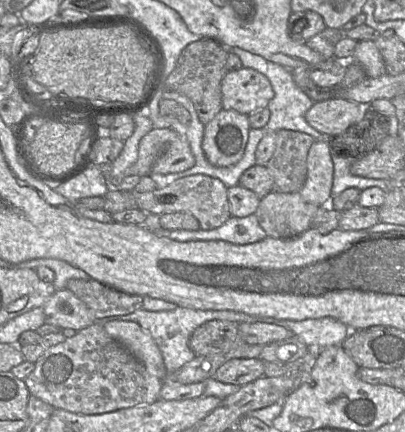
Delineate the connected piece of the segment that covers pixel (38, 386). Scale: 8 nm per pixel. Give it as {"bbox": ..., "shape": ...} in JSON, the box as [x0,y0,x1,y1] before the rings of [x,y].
{"bbox":[24,321,164,414],"shape":[[[97,321],[77,331],[74,336],[66,338],[63,342],[45,349],[44,354],[34,364],[34,370],[24,380],[30,395],[56,409],[76,414],[103,414],[123,408],[152,404],[160,399],[164,382],[151,374],[134,355],[108,335],[103,324]]]}

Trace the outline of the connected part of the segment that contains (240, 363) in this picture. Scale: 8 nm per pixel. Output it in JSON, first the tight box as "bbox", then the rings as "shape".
{"bbox":[214,357,265,386],"shape":[[[228,357],[216,371],[214,379],[226,384],[244,386],[264,376],[265,364],[260,358]]]}

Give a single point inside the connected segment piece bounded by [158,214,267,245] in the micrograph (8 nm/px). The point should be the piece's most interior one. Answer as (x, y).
(246, 230)

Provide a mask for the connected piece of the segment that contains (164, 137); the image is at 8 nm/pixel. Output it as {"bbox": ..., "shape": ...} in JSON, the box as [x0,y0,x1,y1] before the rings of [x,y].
{"bbox":[112,128,195,186],"shape":[[[153,128],[140,140],[136,162],[123,174],[112,178],[112,183],[118,186],[127,176],[179,173],[190,169],[194,164],[195,158],[185,137],[172,129]]]}

